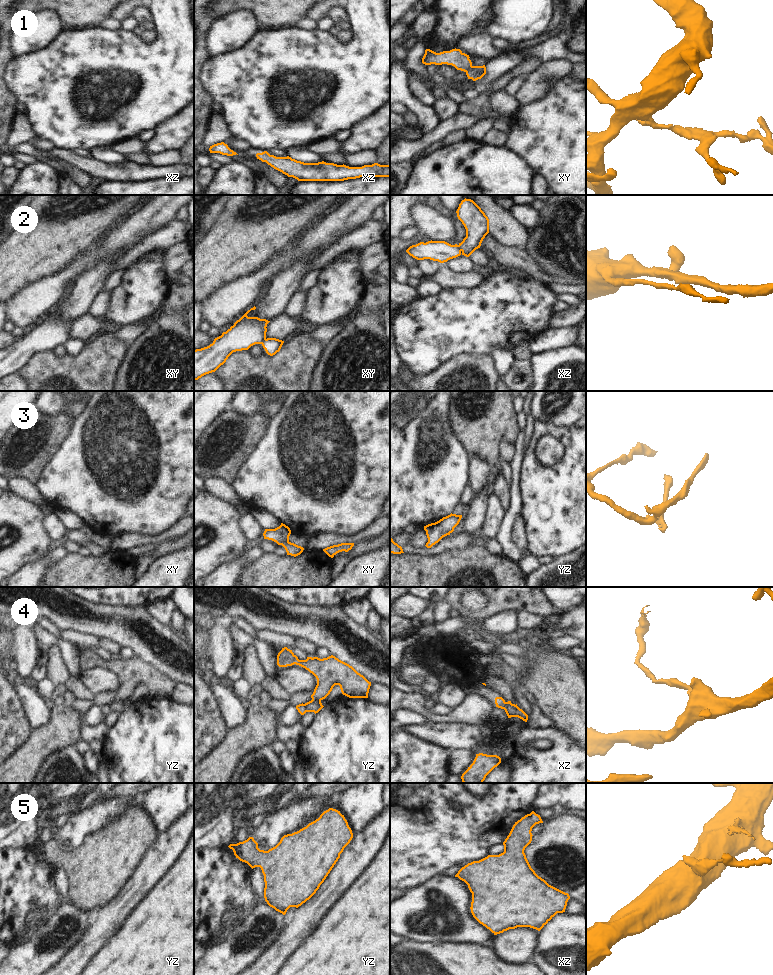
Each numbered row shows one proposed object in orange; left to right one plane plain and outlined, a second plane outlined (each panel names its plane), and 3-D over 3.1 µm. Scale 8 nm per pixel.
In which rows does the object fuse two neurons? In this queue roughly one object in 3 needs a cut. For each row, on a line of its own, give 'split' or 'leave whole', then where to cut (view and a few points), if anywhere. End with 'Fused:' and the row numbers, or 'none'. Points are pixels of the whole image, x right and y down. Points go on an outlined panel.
1: leave whole; no cut
2: split; cut in xz along (457, 245), (461, 250)
3: leave whole; no cut
4: split; cut in yz along (312, 699), (320, 700)
5: leave whole; no cut
Fused: 2, 4

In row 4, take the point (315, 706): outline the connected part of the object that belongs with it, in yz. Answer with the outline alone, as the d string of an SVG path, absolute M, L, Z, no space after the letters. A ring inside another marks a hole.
M311 700L305 704L299 704L296 706L296 709L301 715L304 715L306 712L318 713L324 706L321 703L321 700Z

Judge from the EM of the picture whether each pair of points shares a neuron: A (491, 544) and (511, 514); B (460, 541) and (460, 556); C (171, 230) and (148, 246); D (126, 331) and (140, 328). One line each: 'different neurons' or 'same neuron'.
A: different neurons
B: different neurons
C: same neuron
D: same neuron

